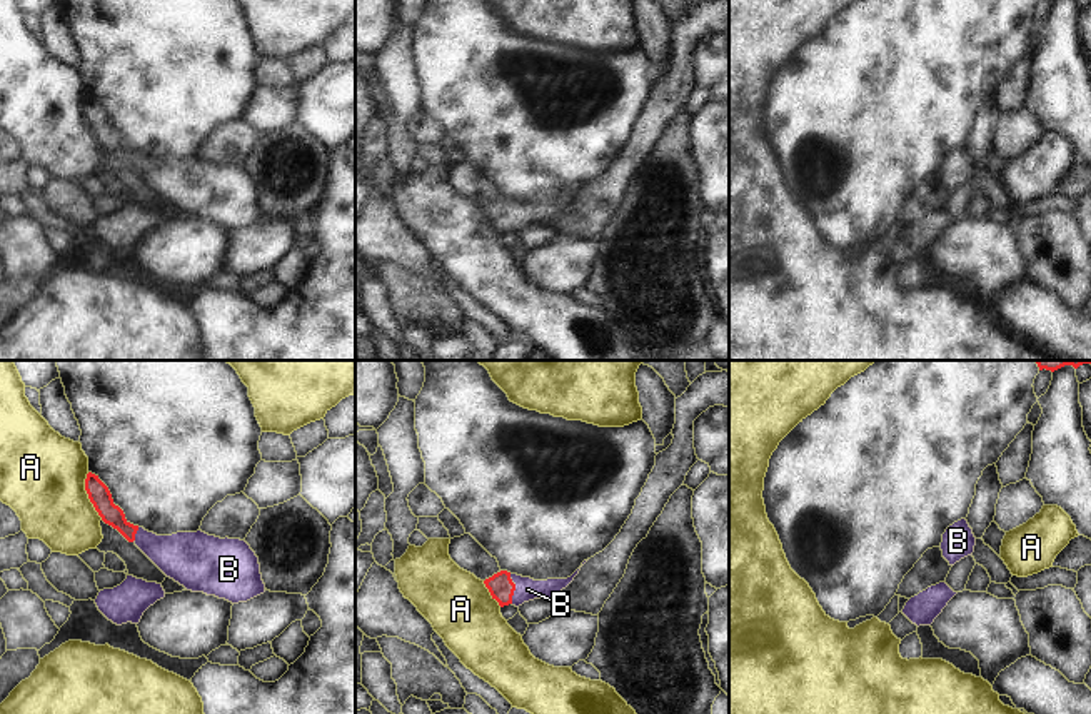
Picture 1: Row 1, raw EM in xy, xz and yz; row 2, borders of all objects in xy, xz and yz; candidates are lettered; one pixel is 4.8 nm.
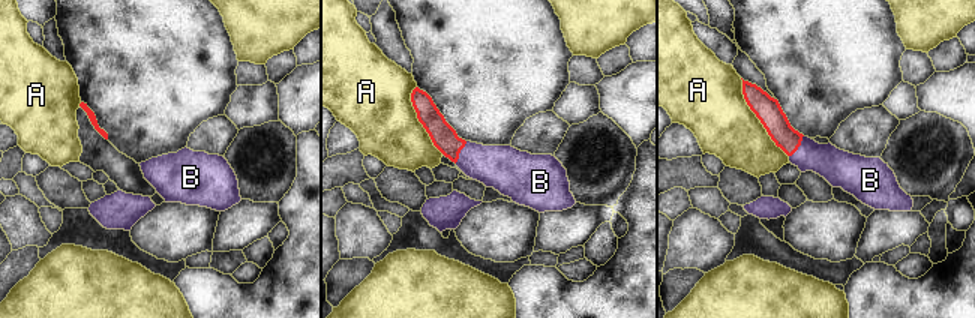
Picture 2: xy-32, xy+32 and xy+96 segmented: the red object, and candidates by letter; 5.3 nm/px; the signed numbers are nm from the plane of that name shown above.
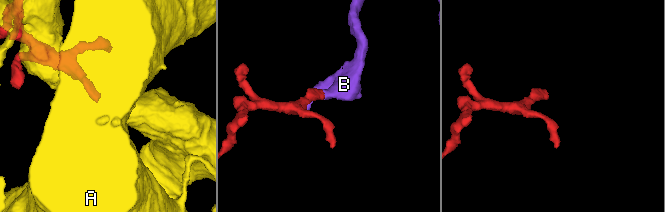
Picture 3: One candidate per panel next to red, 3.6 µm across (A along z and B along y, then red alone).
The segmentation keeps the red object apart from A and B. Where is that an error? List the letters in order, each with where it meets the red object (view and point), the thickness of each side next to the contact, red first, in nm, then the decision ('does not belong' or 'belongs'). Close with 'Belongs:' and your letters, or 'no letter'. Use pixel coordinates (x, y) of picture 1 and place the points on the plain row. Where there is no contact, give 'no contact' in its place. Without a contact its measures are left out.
A: xy (89, 122) | 110/420 nm | does not belong
B: xz (514, 216) | 120/110 nm | belongs
Belongs: B

